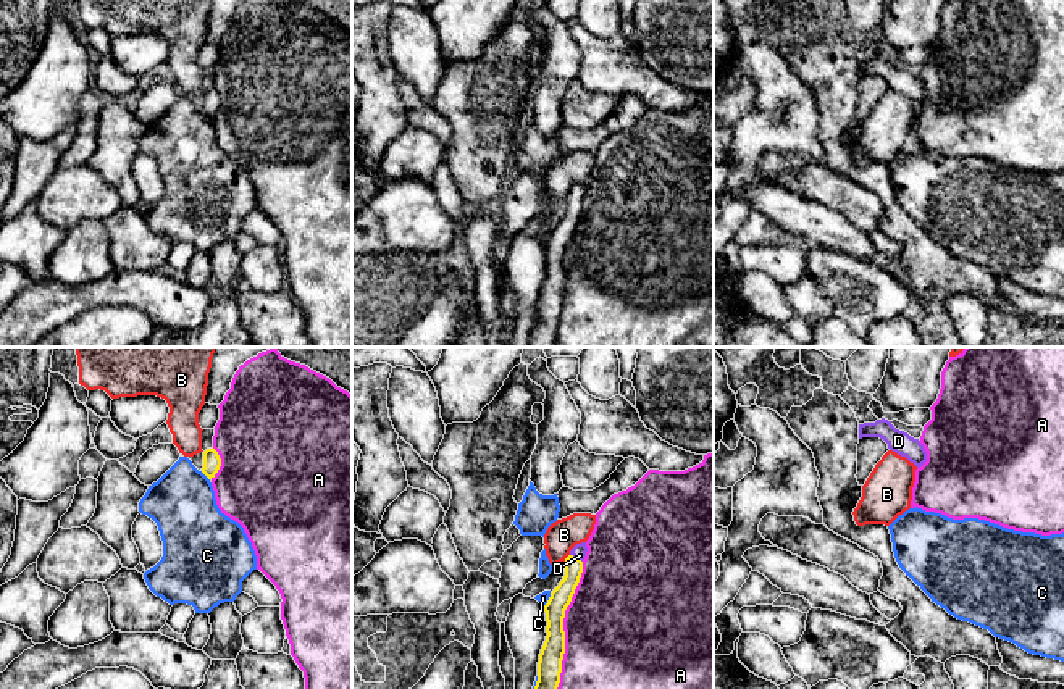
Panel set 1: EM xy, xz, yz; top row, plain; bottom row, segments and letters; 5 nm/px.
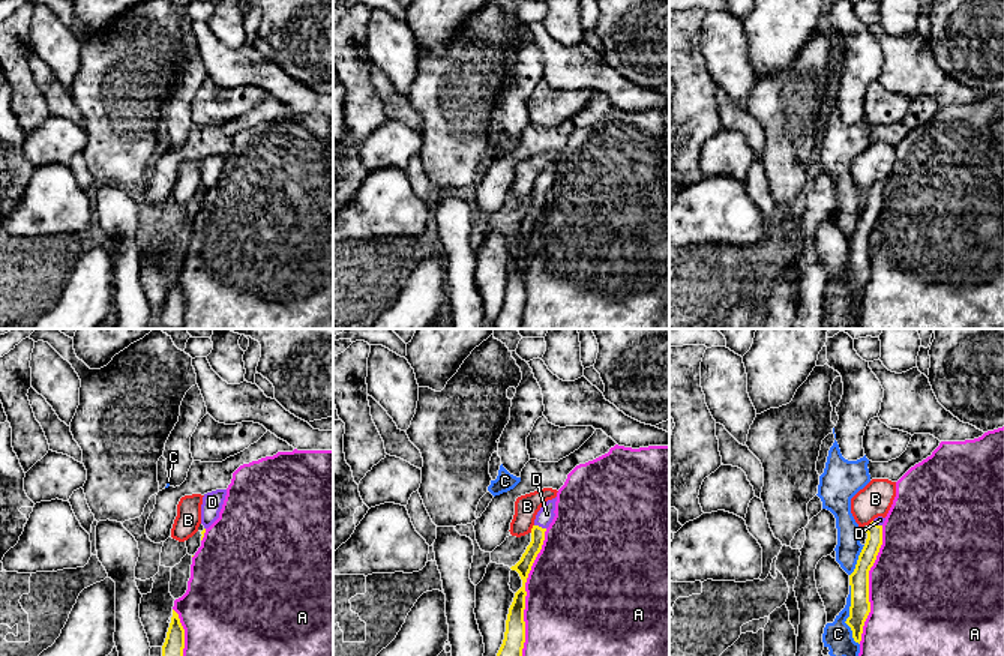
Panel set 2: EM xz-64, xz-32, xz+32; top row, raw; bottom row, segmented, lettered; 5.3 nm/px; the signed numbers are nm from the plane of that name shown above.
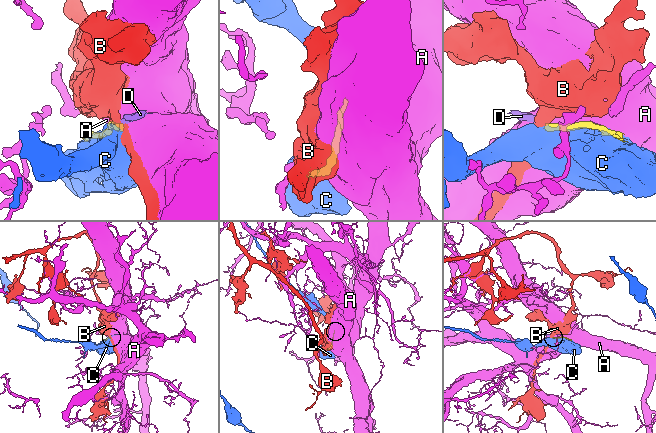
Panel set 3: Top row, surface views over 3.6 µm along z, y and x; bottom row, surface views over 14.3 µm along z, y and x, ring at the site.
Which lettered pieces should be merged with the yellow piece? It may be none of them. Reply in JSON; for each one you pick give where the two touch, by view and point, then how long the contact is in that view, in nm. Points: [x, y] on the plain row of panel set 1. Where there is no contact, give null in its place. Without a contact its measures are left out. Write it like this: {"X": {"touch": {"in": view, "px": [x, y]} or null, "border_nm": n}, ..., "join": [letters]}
{"D": {"touch": {"in": "xz", "px": [577, 197]}, "border_nm": 80}, "join": ["D"]}

